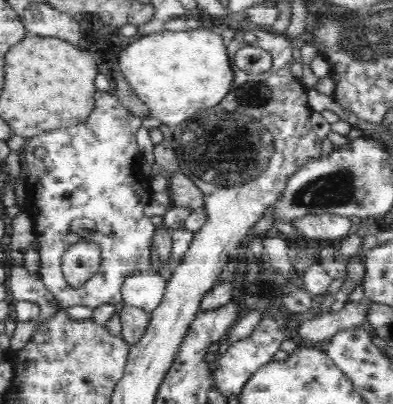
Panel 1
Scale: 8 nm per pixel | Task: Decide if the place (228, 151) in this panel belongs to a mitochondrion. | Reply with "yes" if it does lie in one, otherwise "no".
yes

